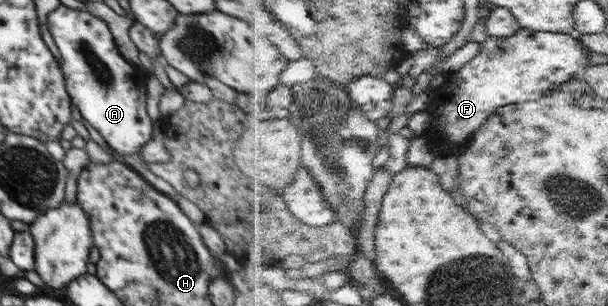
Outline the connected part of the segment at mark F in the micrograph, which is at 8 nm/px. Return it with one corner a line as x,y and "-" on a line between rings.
522,28
520,32
516,32
514,36
510,37
489,36
487,40
481,44
481,50
479,54
474,59
466,62
462,68
457,71
439,72
442,79
435,79
432,82
431,86
433,88
428,92
428,94
430,94
430,104
428,104
426,109
428,112
430,112
430,116
432,116
434,130
438,130
438,132
441,131
442,138
447,138
437,146
441,155
454,153
460,154
462,150
470,143
470,140
473,138
473,136
477,134
478,130
480,130
480,128
482,128
482,126
488,122
488,119
492,116
495,116
496,112
498,112
498,109
505,107
506,105
520,106
526,102
539,101
540,99
545,98
545,96
548,95
550,91
572,82
574,78
579,78
581,81
586,80
587,77
585,76
584,71
587,70
587,67
590,66
591,62
588,58
588,54
586,54
585,47
588,48
588,46
583,43
582,40
578,40
577,34
535,31
532,28

